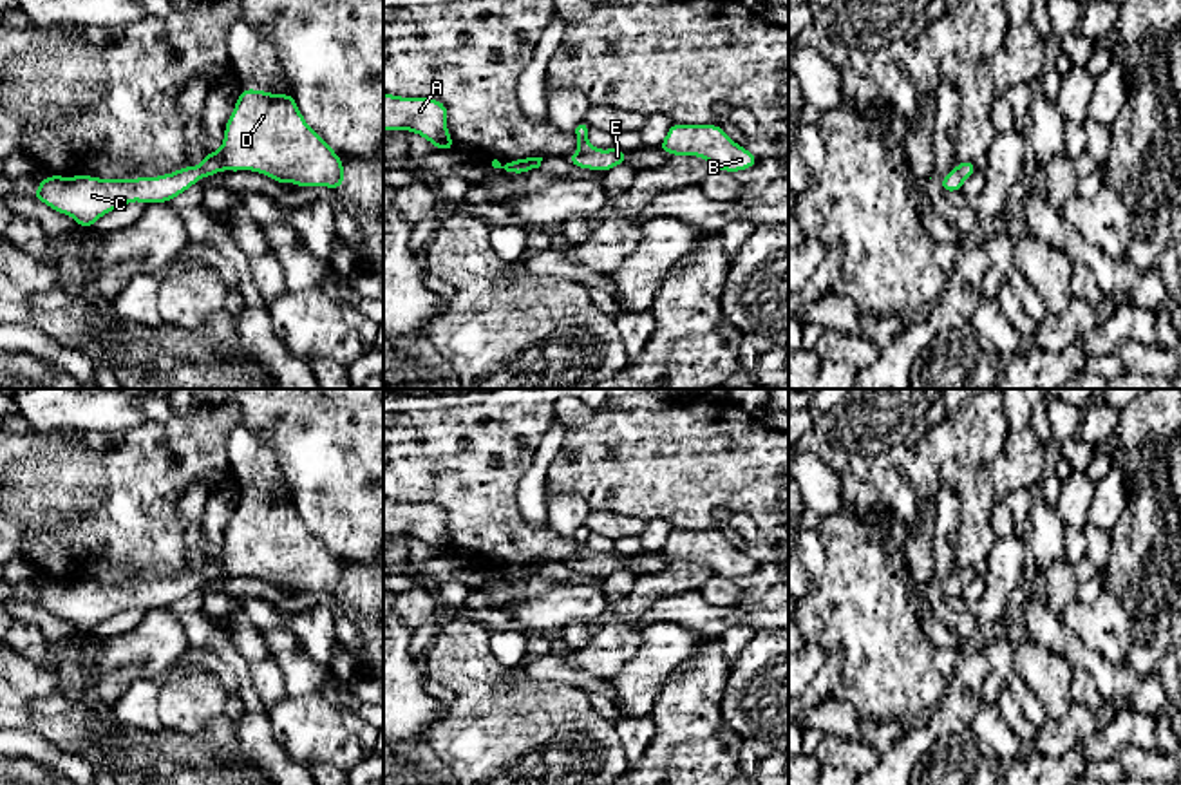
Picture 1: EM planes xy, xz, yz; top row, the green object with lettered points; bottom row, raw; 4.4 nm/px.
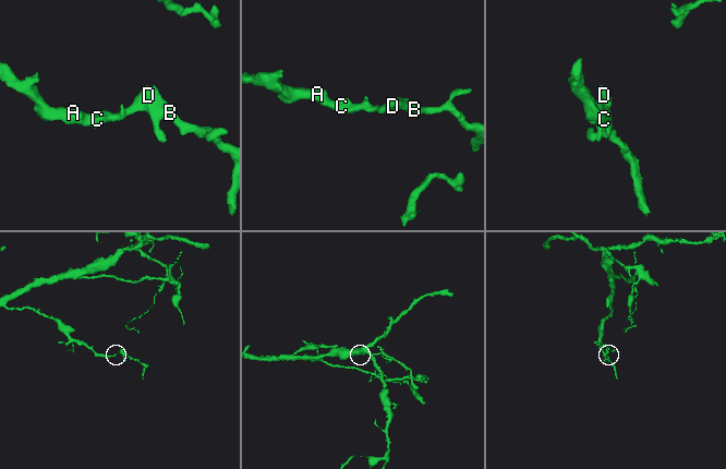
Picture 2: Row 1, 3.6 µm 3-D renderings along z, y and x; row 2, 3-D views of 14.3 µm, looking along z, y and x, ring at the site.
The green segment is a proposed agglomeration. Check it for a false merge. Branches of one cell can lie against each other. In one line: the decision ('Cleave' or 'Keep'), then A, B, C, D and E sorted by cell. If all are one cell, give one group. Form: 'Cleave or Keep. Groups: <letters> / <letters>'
Keep. Groups: A B C D E

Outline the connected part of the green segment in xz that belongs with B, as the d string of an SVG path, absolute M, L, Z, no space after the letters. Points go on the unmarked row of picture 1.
M673 528L657 553L669 561L698 561L723 577L749 575L758 568L758 563L734 548L720 530Z

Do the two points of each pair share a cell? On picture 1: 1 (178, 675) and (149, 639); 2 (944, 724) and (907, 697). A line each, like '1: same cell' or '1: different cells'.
1: different cells
2: different cells

